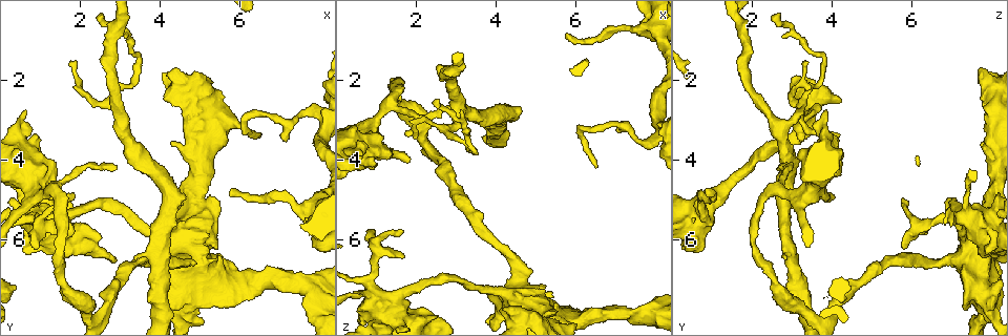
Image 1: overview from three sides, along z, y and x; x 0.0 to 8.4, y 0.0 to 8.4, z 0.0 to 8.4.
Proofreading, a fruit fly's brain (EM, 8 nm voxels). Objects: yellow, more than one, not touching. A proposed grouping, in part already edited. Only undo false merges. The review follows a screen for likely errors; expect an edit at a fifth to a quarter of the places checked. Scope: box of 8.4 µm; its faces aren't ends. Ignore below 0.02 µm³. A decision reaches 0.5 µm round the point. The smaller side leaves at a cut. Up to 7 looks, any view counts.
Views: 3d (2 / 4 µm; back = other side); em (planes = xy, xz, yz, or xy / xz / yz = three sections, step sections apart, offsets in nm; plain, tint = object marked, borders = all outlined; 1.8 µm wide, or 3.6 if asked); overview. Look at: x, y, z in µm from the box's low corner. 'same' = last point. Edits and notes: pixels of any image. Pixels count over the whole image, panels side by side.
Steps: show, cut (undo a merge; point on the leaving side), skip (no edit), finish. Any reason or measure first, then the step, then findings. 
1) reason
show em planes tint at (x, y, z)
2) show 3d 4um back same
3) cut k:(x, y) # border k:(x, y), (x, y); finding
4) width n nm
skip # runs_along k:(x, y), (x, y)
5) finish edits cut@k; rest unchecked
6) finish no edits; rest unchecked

sharp bend
show 3d 4um at (5.50, 7.15, 7.80)

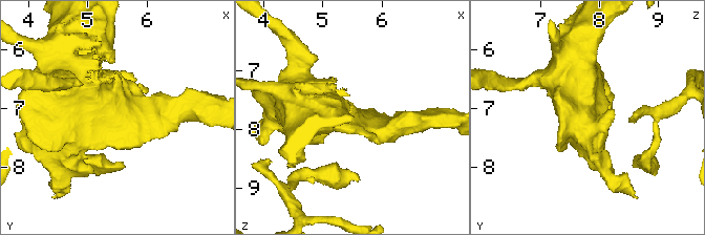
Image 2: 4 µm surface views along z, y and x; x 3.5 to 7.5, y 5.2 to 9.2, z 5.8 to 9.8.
show em 3.6um xy step 8 tint at (5.55, 7.15, 7.80)

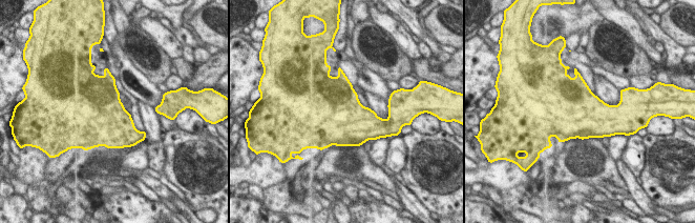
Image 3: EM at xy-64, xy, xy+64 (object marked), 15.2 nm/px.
show em 3.6um planes borders same

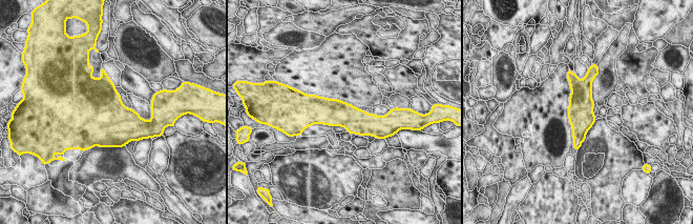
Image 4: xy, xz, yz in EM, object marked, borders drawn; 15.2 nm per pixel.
skip # all the same neuron

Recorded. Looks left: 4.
sharp bend
show 3d 4um at (1.05, 5.55, 6.40)

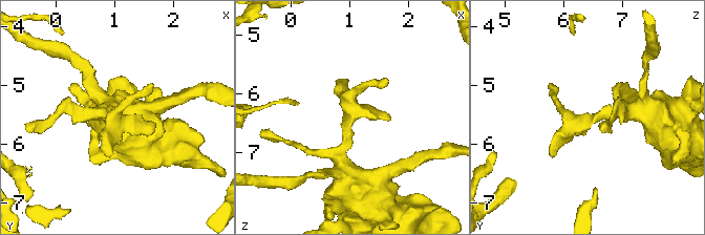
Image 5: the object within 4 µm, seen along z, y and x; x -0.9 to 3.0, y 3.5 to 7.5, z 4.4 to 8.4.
now the EM
show em xz step 8 tint at (1.05, 5.60, 6.35)

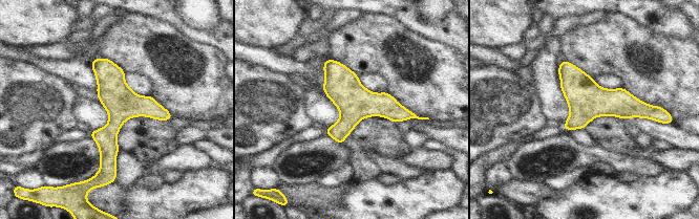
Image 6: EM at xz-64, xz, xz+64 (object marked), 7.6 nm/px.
skip # runs_along 6:(98, 61), (114, 94), (107, 171); one neuron here

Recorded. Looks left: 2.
abrupt turn
show 3d 2um at (1.45, 4.80, 2.45)

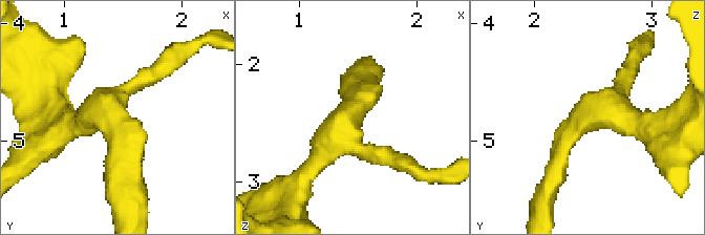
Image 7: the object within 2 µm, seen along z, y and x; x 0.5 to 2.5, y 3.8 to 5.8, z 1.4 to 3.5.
arms 3; arm_widths 170, 220, 220 nm; now the EM
show em planes tint at (1.42, 4.84, 2.44)

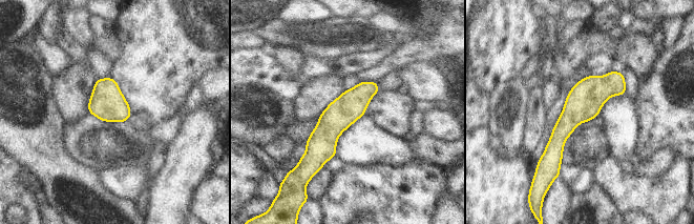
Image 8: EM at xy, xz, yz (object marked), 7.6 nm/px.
skip # runs_along 8:(621, 76), (565, 125), (550, 164); continuous, no second neuron

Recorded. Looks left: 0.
finish no edits; rest unchecked

